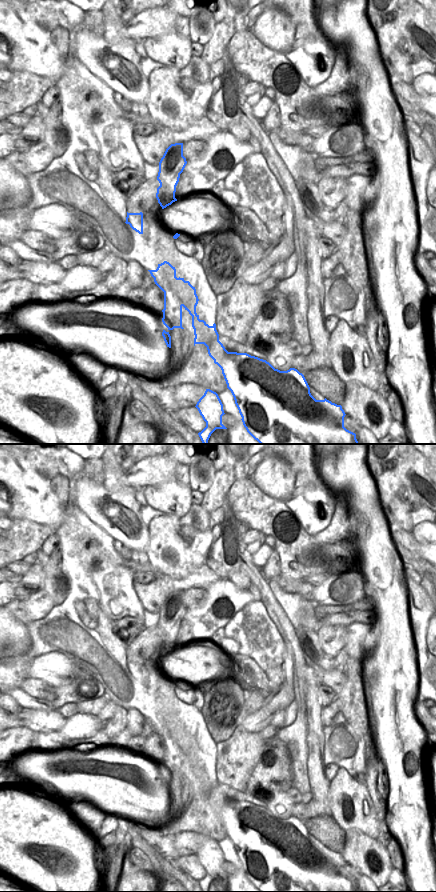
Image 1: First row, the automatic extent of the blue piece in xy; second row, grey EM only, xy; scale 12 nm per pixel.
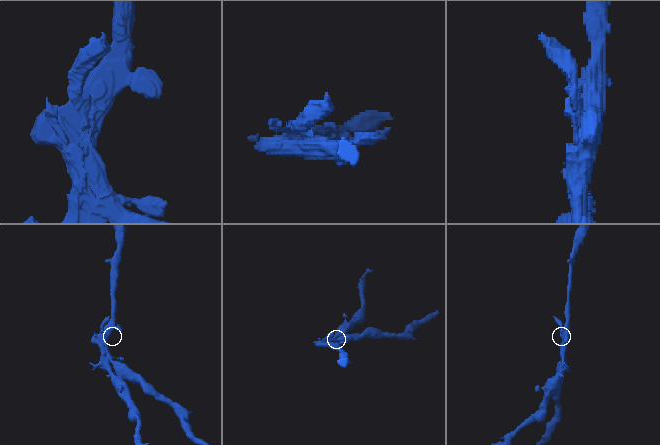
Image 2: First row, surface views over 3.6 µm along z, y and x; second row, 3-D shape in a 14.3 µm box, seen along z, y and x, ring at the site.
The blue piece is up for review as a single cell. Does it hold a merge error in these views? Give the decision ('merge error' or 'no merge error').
merge error

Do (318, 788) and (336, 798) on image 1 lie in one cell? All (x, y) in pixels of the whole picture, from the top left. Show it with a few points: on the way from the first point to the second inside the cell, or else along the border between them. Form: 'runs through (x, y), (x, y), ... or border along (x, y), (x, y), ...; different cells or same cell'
border along (330, 781), (327, 795); different cells

